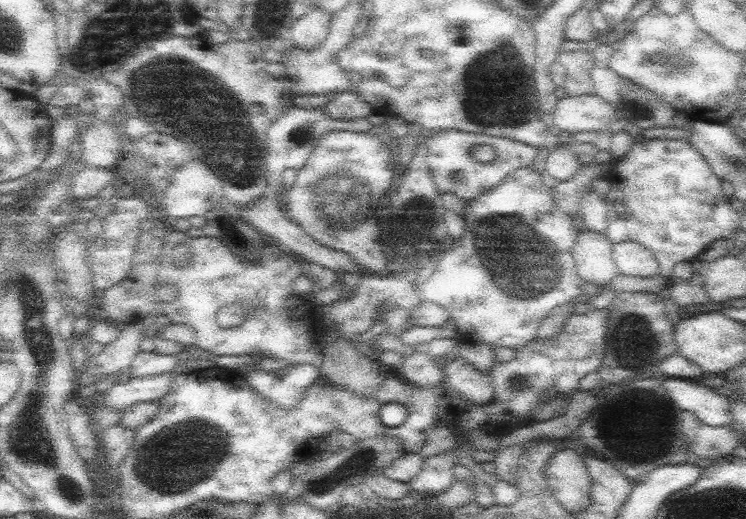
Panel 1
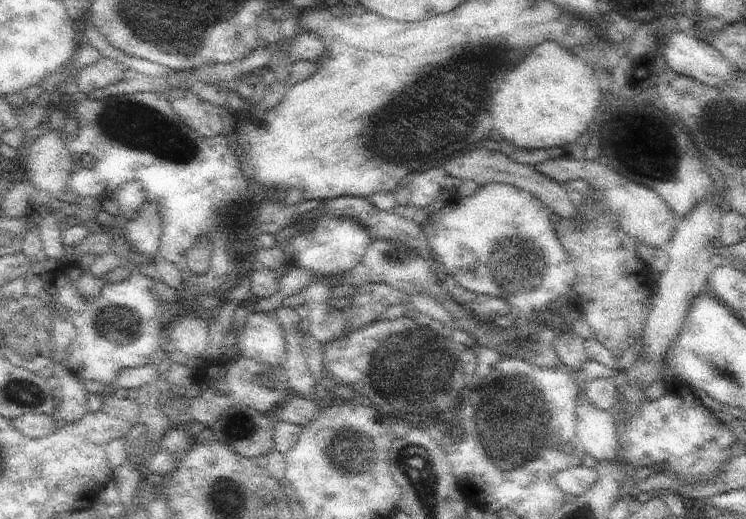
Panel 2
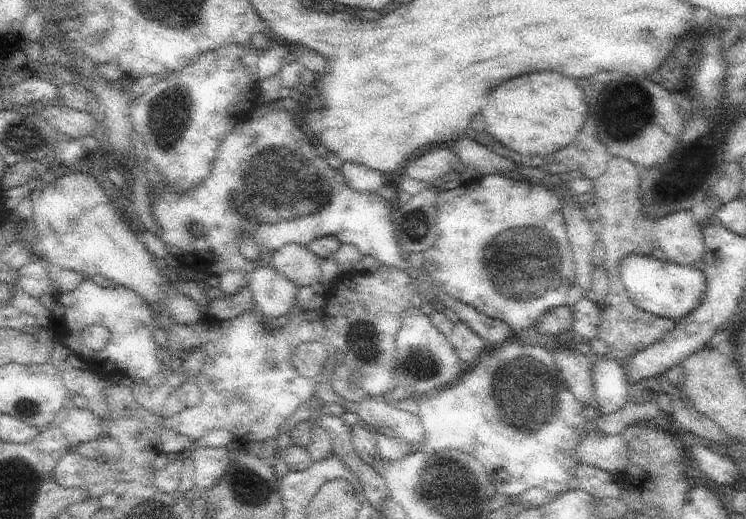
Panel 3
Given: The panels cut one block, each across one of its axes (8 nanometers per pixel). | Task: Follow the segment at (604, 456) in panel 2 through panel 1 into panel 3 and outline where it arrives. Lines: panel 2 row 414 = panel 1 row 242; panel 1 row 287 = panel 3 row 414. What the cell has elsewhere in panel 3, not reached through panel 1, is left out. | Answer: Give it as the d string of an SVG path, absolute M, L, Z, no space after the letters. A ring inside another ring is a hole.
M569 348L553 350L553 358L561 370L563 382L567 384L571 396L581 404L581 408L585 408L589 418L599 418L603 412L599 410L599 404L595 400L593 362L585 354L573 352Z

